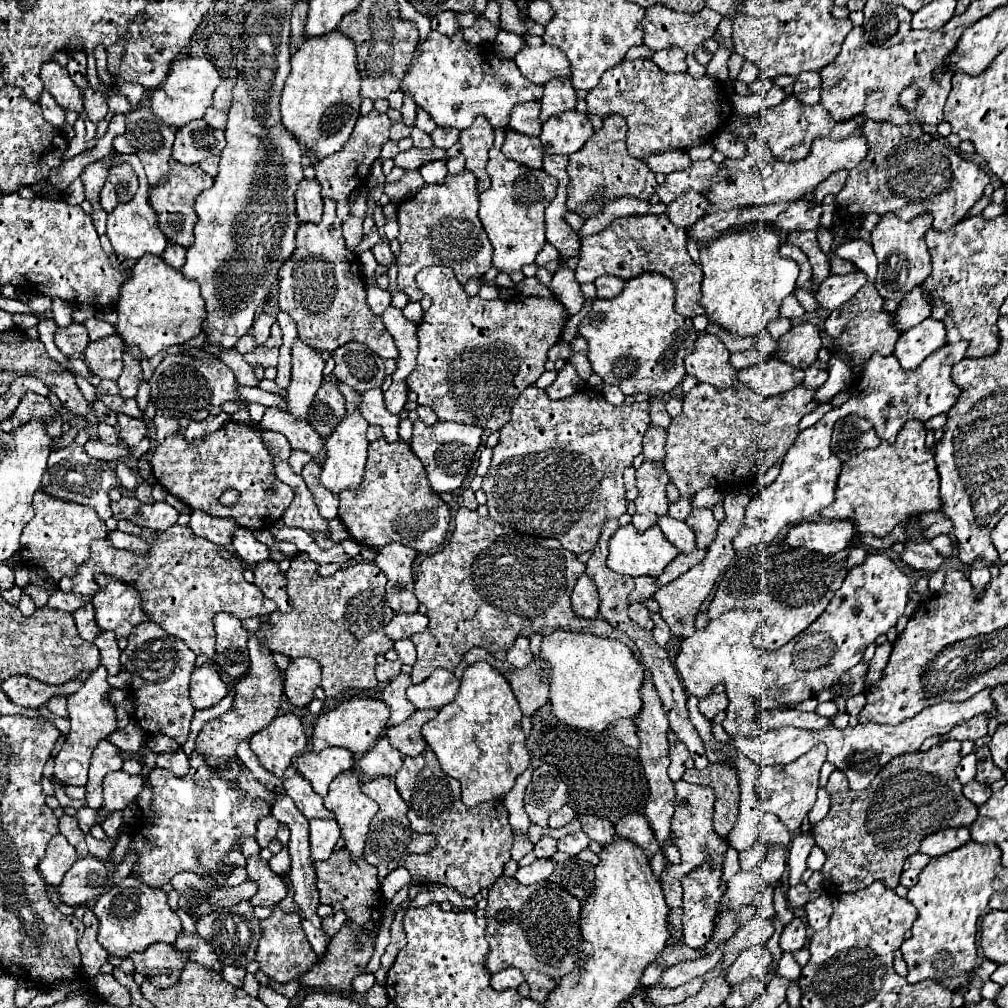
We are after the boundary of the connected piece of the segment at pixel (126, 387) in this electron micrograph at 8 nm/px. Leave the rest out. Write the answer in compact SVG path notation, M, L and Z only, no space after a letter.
M125 352L123 354L123 372L121 372L119 380L117 380L121 396L123 398L135 398L137 386L139 386L141 380L143 380L143 376L141 376L139 360L135 356L131 356L129 352Z

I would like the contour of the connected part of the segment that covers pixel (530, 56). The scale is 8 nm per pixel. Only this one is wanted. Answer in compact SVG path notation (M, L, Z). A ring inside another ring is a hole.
M525 44L523 50L515 56L515 62L523 76L537 86L545 86L553 78L571 78L569 60L555 46L543 44L543 50L537 50Z

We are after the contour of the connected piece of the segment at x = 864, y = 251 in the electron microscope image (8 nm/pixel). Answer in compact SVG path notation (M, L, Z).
M837 232L835 242L841 242L837 246L837 256L851 260L861 272L867 274L867 280L873 282L877 274L877 258L873 252L873 244L869 240L843 240L841 232Z

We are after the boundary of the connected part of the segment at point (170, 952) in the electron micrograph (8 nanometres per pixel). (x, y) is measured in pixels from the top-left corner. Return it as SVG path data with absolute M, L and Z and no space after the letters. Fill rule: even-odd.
M151 944L145 952L131 954L135 972L143 974L157 988L171 988L189 962L191 952L179 952L171 944Z

